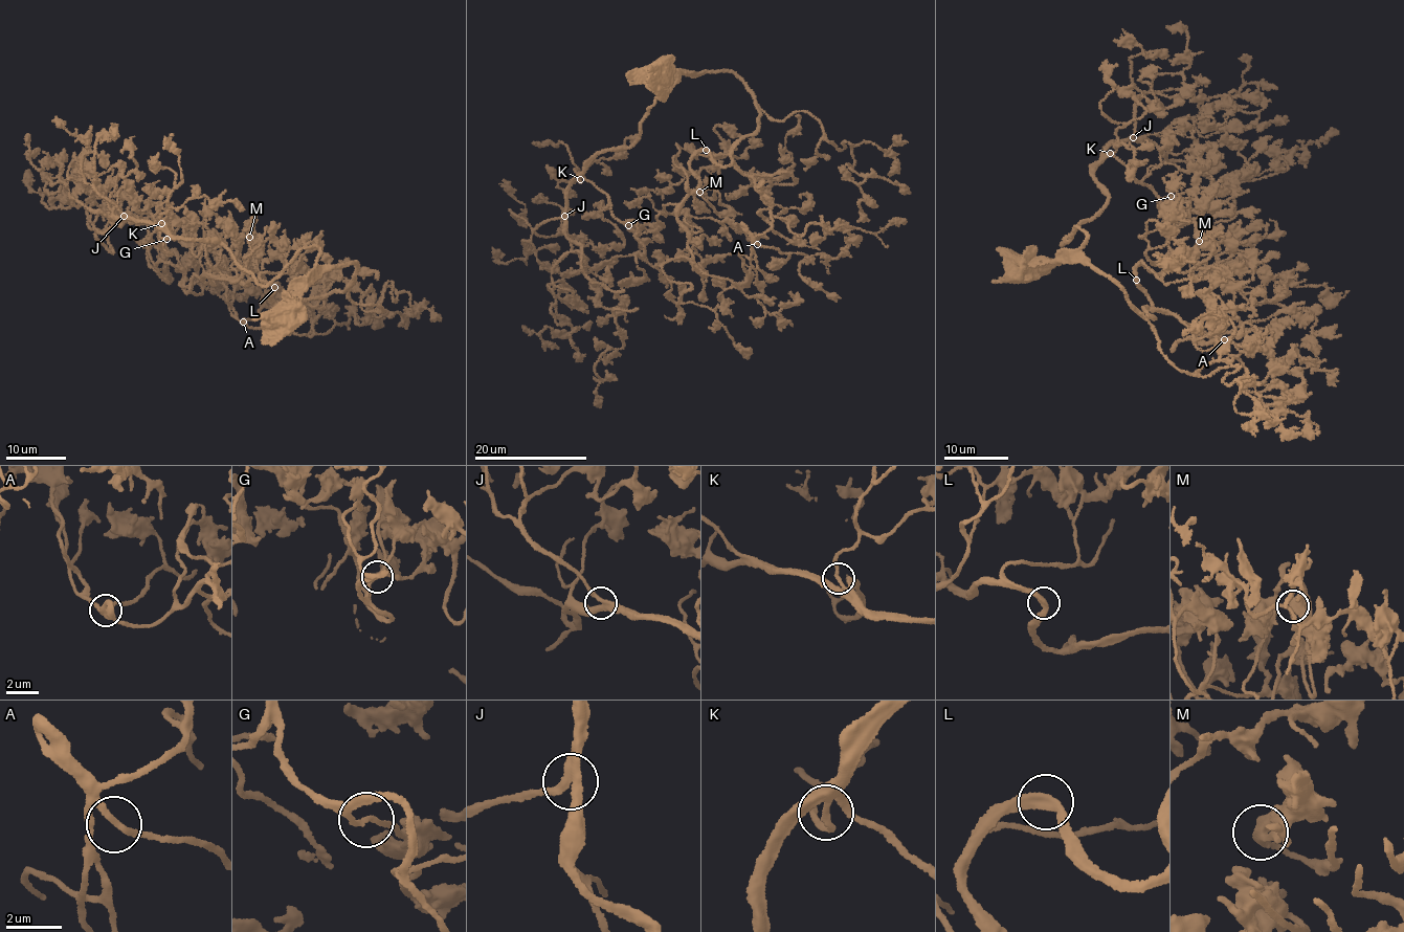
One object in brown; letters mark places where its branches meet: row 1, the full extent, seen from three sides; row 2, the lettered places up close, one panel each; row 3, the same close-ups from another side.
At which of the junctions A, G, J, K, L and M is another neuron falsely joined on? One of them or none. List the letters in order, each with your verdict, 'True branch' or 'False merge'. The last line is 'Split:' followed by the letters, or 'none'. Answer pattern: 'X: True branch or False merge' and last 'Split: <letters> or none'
A: True branch
G: True branch
J: True branch
K: True branch
L: True branch
M: True branch
Split: none

